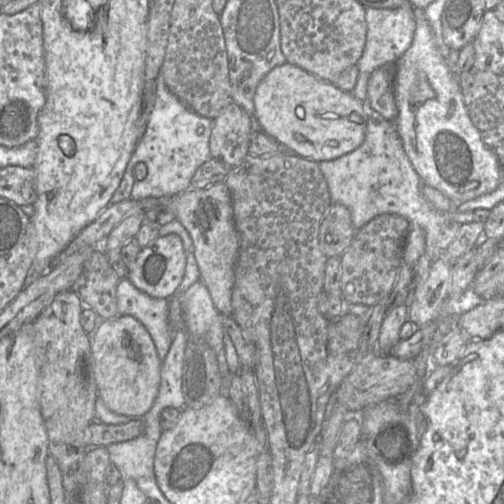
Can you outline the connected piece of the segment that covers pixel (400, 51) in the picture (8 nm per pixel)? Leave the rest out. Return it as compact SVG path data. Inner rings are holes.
M404 3L395 9L365 7L366 42L363 53L356 63L359 73L352 91L360 101L367 101L367 83L372 72L387 63L396 63L411 46L416 29L416 10L410 3Z

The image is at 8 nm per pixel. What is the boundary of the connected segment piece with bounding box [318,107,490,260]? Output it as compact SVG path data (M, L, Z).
M369 107L368 116L365 140L361 146L334 160L318 163L332 203L348 208L357 231L381 214L400 215L408 219L411 225L423 229L426 253L433 260L443 253L437 249L436 242L444 223L456 221L462 226L471 222L486 222L490 215L487 209L443 212L434 208L422 193L424 183L411 164L394 123Z

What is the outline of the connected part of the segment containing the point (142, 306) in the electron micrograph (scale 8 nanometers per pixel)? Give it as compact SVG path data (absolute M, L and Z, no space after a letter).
M125 277L120 279L117 287L117 309L119 315L133 316L145 326L160 361L164 362L174 340L168 321L168 299L149 296Z

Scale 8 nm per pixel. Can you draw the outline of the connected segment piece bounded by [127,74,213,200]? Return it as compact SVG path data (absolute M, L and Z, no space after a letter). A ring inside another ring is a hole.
M159 74L156 101L147 128L127 164L127 167L135 167L137 163L144 162L148 171L144 180L135 180L131 198L141 200L148 197L171 197L191 189L191 179L196 170L212 158L210 151L212 129L213 119L193 112L169 91L162 75Z

